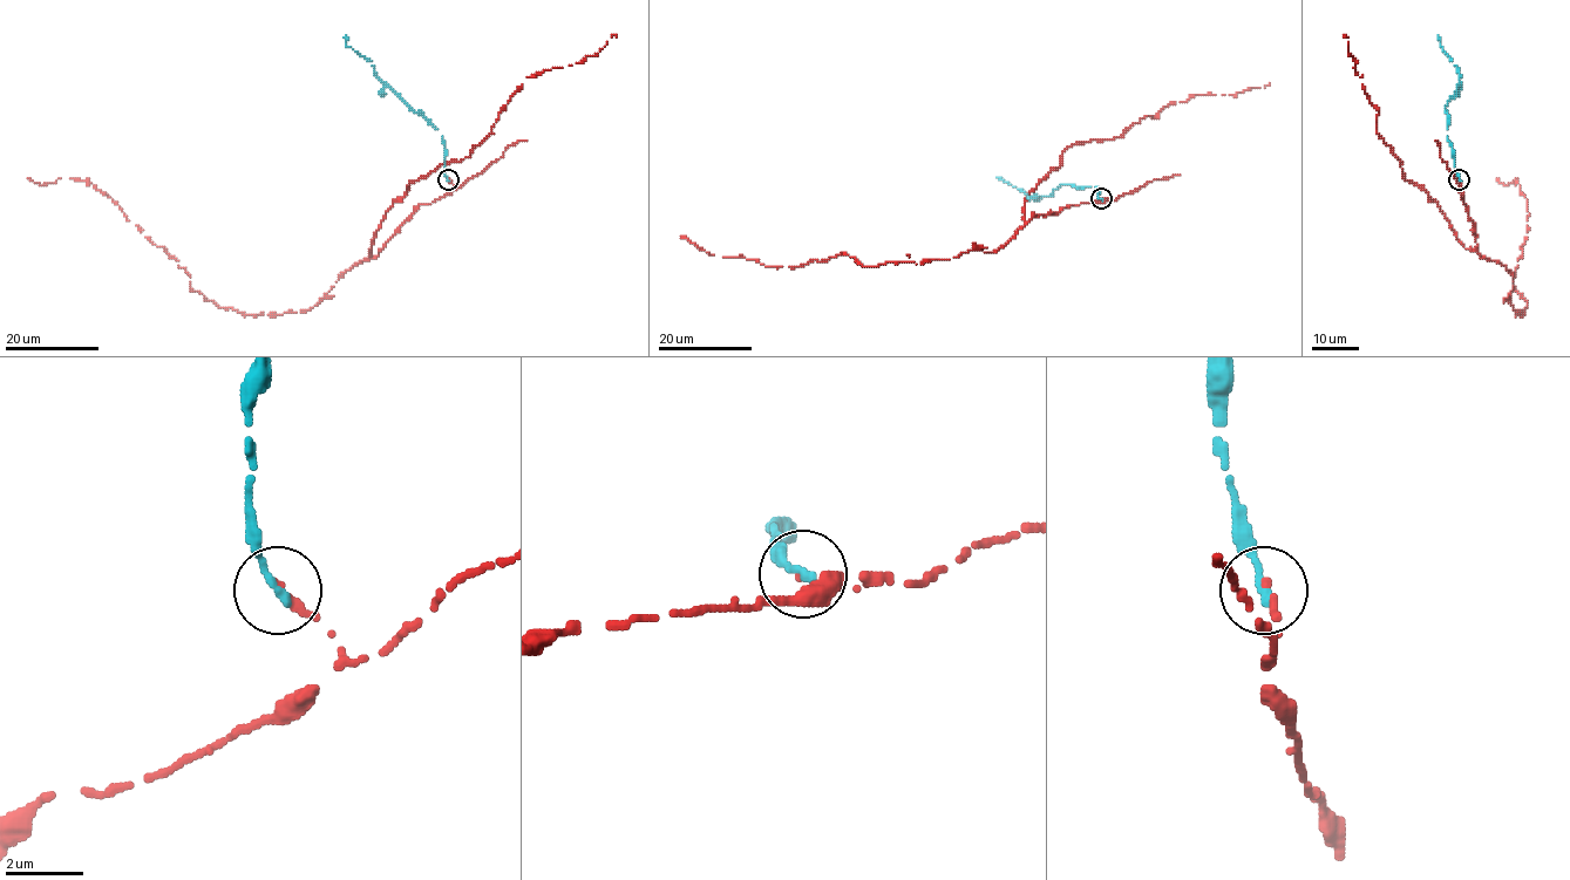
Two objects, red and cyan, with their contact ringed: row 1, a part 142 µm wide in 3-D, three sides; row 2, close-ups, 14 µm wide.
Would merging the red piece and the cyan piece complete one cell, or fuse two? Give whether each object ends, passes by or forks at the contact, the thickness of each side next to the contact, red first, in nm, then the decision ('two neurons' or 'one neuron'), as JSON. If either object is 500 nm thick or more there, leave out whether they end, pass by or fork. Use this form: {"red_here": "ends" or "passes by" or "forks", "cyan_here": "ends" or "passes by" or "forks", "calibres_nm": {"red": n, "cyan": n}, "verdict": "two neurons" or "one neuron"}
{"red_here": "ends", "cyan_here": "ends", "calibres_nm": {"red": 150, "cyan": 260}, "verdict": "one neuron"}

